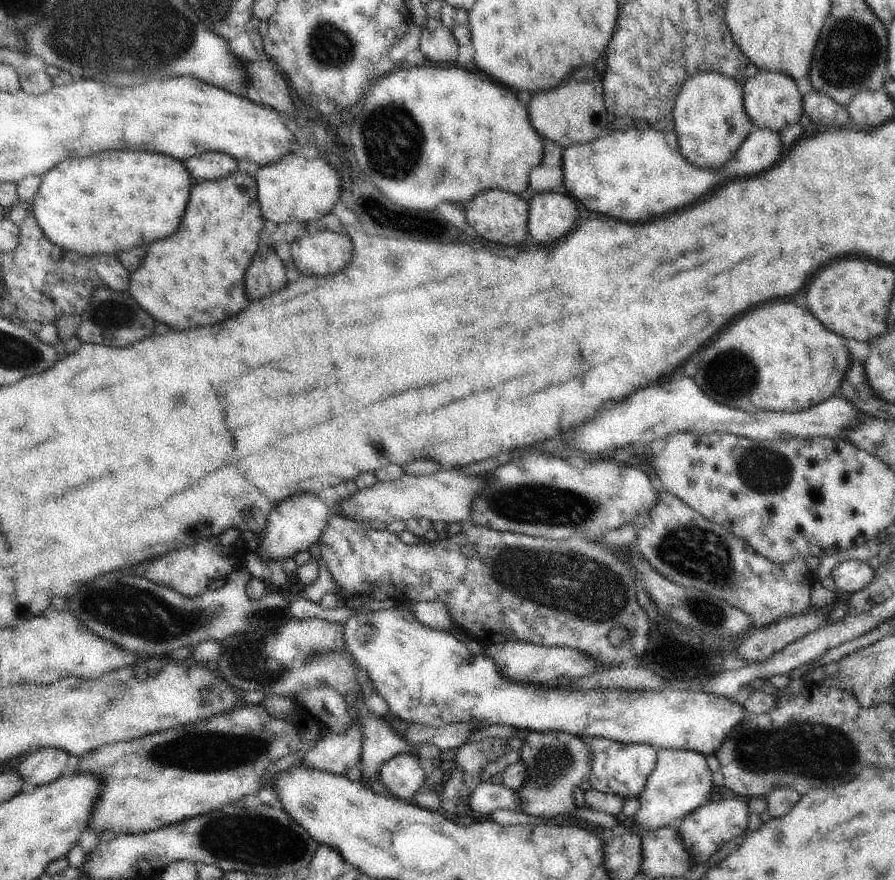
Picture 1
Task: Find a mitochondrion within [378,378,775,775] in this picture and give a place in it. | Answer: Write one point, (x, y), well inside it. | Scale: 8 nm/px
(580, 585)

